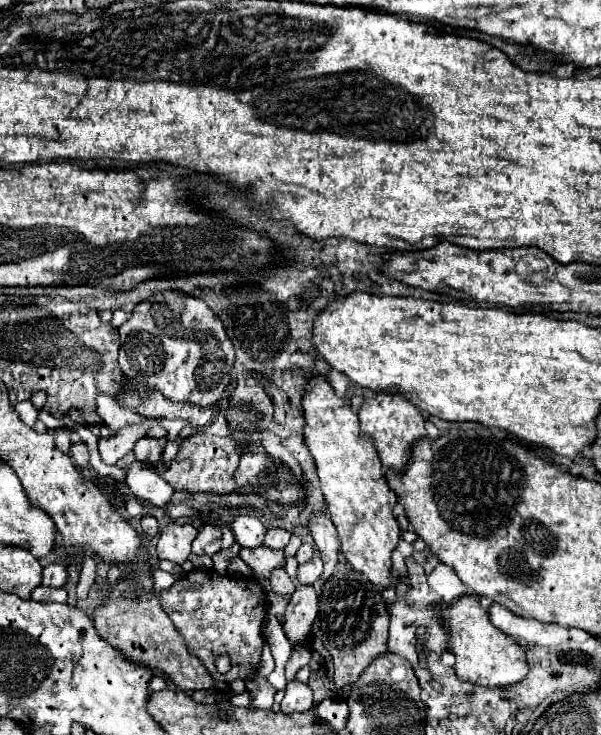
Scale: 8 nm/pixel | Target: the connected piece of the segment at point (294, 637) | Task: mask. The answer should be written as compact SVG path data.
M297 586L295 592L291 594L291 602L285 612L283 628L285 628L285 636L293 644L301 644L309 636L311 624L319 612L317 600L319 596L313 586Z

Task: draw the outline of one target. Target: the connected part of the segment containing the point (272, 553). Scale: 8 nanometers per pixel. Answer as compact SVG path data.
M257 546L257 548L251 548L251 550L241 550L239 556L253 568L255 574L261 574L265 578L269 578L269 572L273 568L285 564L283 550L271 550L267 546Z

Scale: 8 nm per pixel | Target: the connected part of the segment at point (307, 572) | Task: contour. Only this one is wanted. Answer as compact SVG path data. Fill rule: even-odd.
M315 552L309 562L299 566L297 574L299 574L301 584L315 584L323 574L323 560L319 558L319 552Z

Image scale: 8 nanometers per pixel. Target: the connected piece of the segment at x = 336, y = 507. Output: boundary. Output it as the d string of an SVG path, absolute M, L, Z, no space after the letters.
M311 374L307 378L301 404L305 418L305 444L315 460L321 490L327 500L327 512L331 512L331 520L339 532L345 560L373 584L393 586L391 552L401 538L399 524L393 516L397 496L383 478L383 464L375 446L359 434L357 412L351 408L349 400L339 398L329 380L321 374Z

